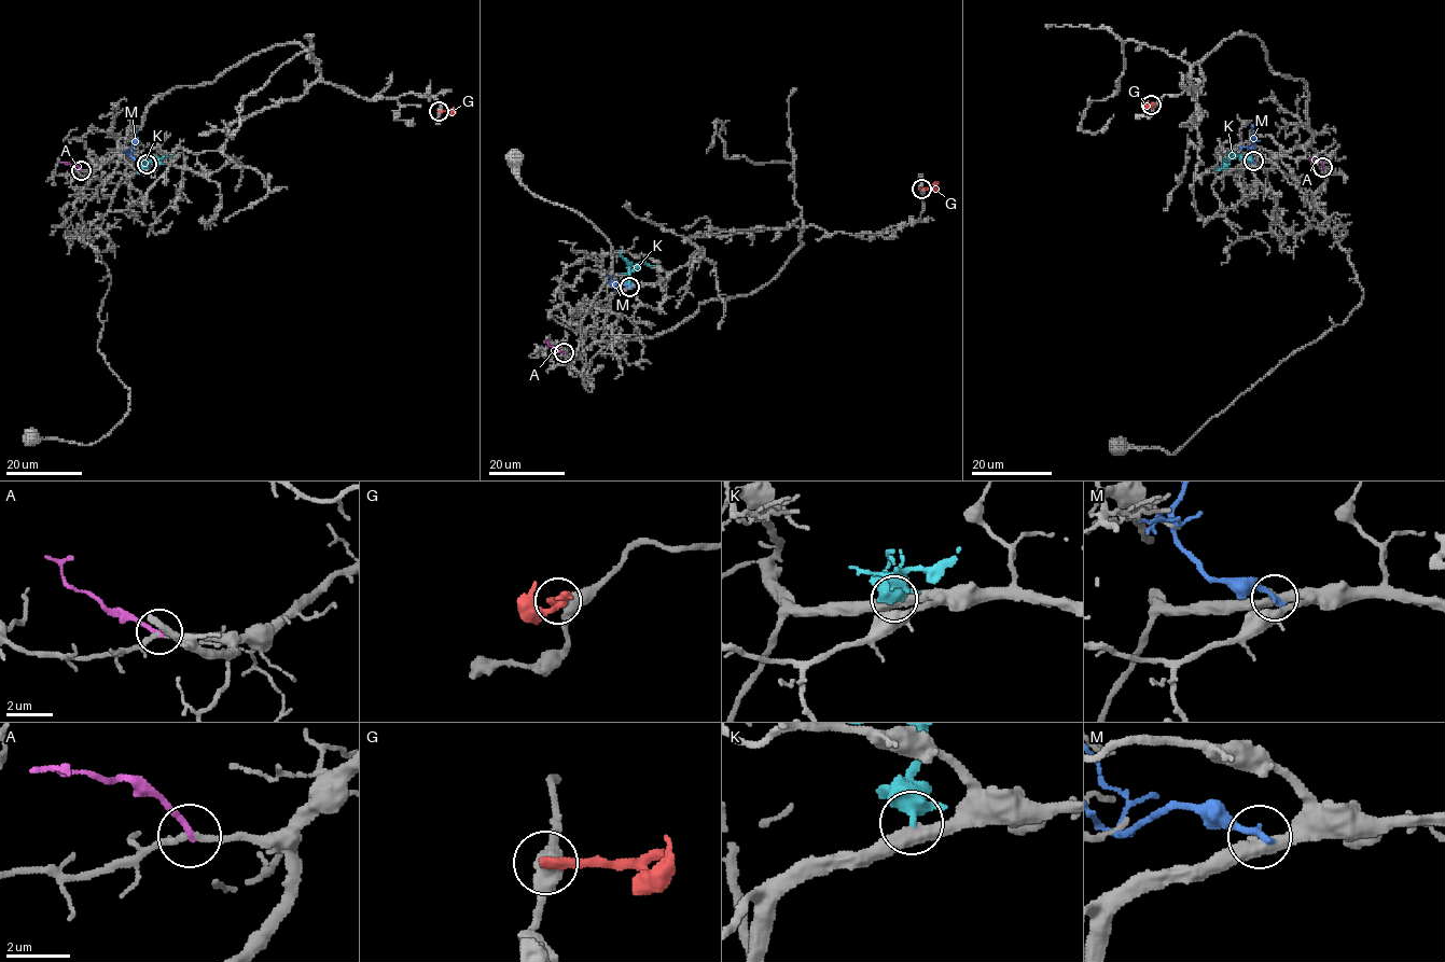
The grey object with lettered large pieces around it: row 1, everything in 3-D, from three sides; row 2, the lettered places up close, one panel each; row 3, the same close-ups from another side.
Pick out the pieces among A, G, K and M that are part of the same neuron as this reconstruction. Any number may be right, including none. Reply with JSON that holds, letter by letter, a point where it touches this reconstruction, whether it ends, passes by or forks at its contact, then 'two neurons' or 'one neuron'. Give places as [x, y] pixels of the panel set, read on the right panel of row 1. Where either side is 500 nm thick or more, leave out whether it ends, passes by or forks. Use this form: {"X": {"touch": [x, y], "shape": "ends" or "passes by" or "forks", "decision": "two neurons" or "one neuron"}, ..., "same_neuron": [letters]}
{"A": {"touch": [1322, 167], "shape": "ends", "decision": "two neurons"}, "G": {"touch": [1151, 105], "decision": "two neurons"}, "K": {"touch": [1253, 161], "shape": "passes by", "decision": "two neurons"}, "M": {"touch": [1253, 161], "shape": "ends", "decision": "two neurons"}, "same_neuron": []}

